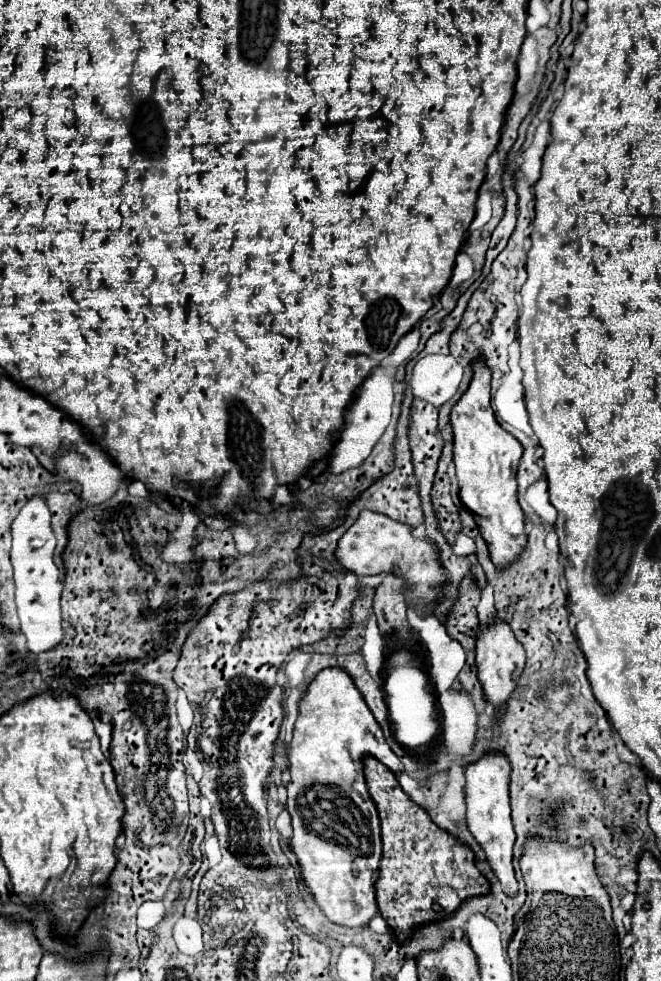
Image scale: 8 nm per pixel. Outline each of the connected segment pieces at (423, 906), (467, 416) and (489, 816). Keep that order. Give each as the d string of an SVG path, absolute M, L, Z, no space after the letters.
M365 759L365 777L377 805L383 833L383 859L375 883L379 913L397 939L409 939L413 927L441 921L473 895L485 895L489 881L477 869L473 851L439 829L431 817L415 805L399 787L397 777L377 759Z
M479 359L473 365L473 381L463 397L451 411L453 427L453 463L459 483L459 499L463 507L473 513L481 537L489 547L491 561L497 567L509 567L513 559L525 549L525 517L517 503L517 465L523 455L523 447L509 435L495 419L489 405L489 383L491 371Z
M491 753L481 757L477 763L471 763L465 769L465 803L467 803L467 827L479 847L485 851L485 859L491 865L493 873L501 881L503 891L509 897L517 895L517 879L513 873L513 843L515 833L511 825L511 809L509 809L509 761L501 753Z

